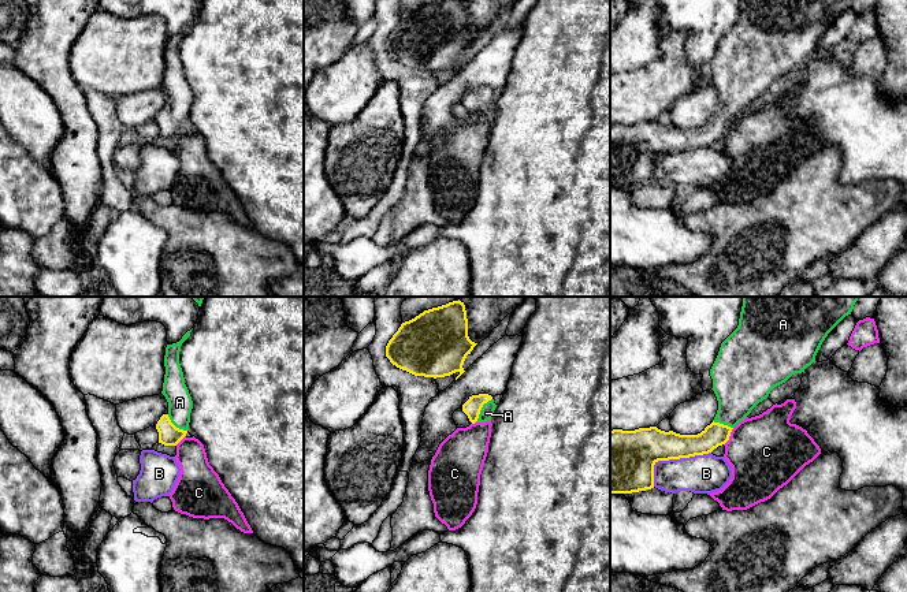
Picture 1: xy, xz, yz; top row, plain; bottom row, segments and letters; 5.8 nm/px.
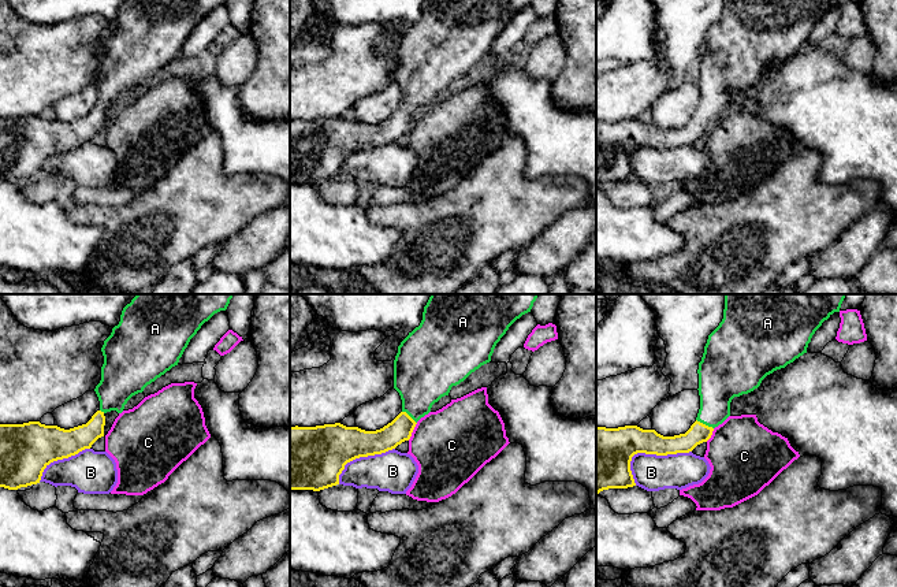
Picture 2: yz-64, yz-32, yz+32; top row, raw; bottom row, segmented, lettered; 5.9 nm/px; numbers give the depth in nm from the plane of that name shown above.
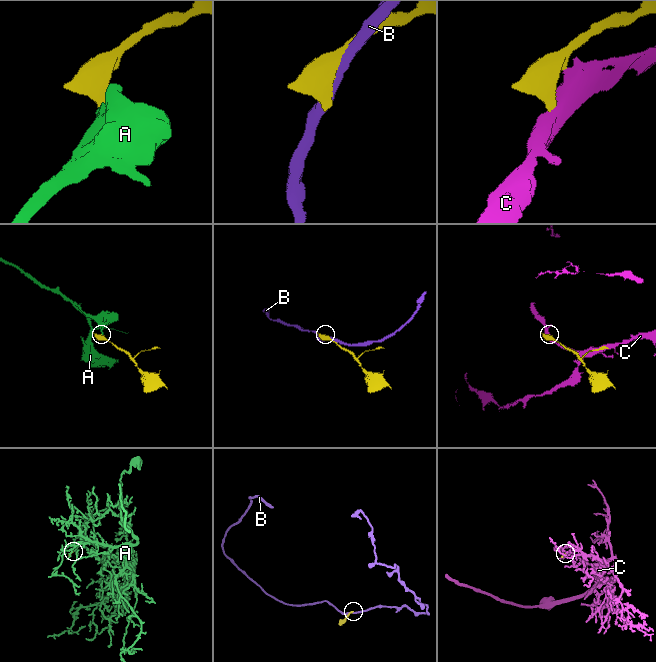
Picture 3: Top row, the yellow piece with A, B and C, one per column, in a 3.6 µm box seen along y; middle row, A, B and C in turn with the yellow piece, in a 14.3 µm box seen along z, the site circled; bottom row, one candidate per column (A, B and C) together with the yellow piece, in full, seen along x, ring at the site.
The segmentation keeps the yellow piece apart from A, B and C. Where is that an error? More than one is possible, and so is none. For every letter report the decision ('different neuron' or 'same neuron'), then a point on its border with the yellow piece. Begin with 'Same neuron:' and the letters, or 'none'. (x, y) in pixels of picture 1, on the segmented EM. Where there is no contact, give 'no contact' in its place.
Same neuron: A
A: same neuron; contact xz (480, 409)
B: different neuron; contact yz (672, 458)
C: different neuron; contact yz (729, 435)

